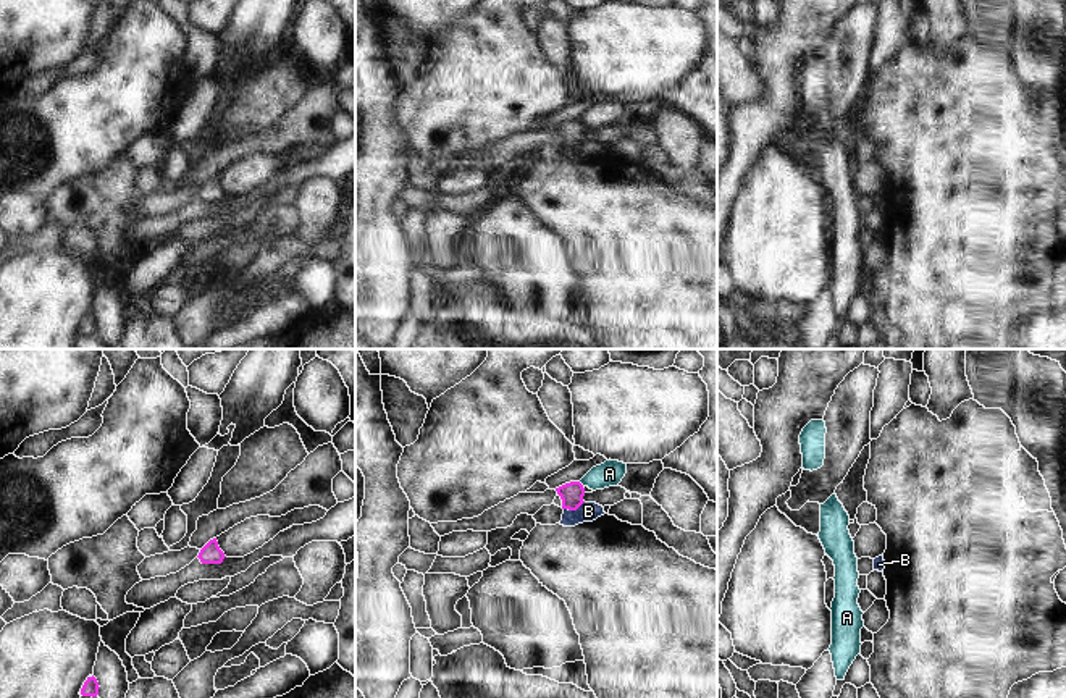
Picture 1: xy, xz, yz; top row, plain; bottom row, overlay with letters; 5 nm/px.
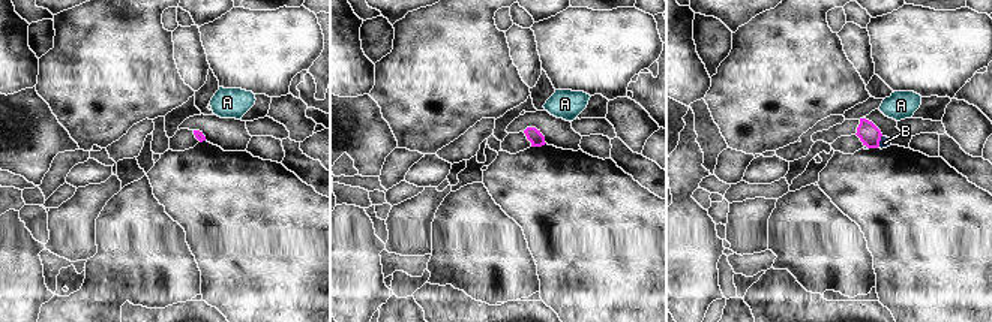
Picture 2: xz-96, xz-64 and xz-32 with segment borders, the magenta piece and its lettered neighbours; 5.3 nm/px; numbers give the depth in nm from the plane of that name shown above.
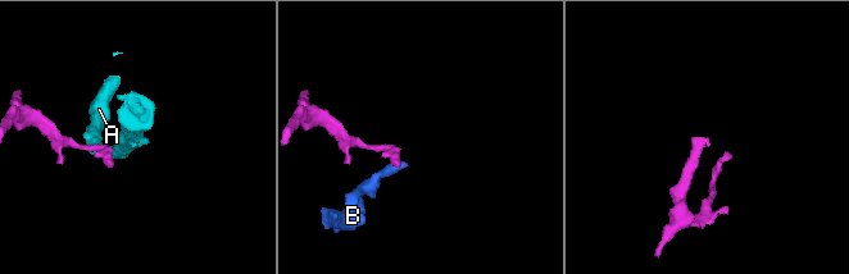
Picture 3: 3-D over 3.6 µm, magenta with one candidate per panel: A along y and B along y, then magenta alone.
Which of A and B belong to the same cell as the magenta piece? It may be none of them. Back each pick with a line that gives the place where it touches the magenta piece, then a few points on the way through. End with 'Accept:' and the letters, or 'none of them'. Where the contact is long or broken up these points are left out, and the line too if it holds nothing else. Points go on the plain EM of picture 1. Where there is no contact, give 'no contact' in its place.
Accept: none of them

